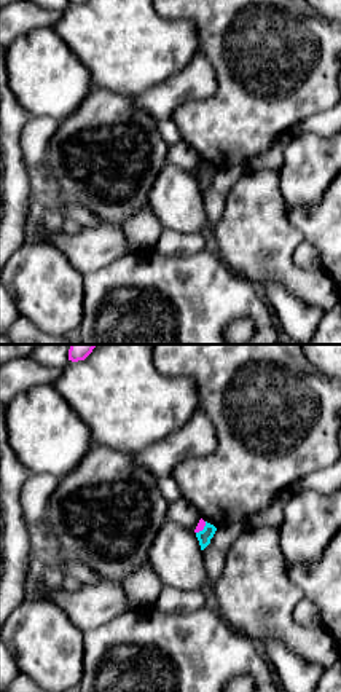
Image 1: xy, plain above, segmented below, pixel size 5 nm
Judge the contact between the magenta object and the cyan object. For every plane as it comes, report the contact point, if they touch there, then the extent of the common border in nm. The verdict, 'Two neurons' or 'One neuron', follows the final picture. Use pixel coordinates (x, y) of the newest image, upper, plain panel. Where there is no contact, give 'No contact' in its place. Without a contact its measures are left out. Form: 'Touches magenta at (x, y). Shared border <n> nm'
Touches magenta at (203, 171). Shared border 80 nm

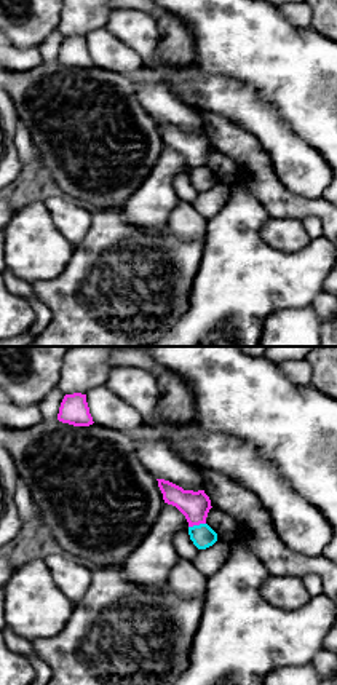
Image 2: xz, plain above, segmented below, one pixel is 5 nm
Touches magenta at (197, 166). Shared border 90 nm

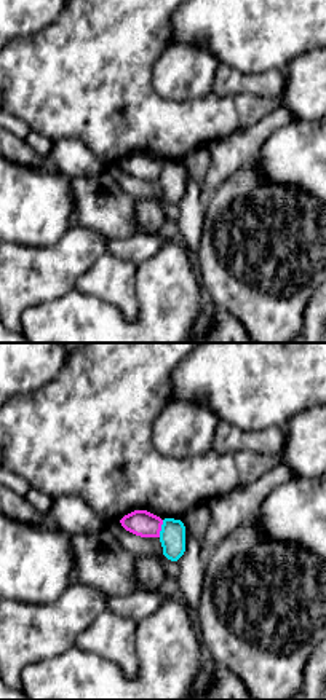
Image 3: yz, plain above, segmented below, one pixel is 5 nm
Touches magenta at (160, 171). Shared border 90 nm

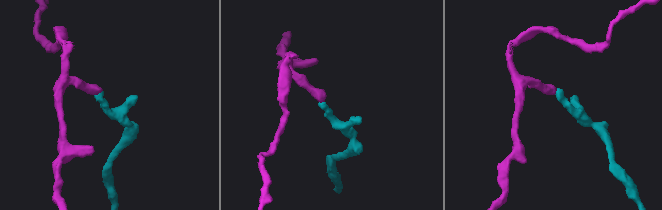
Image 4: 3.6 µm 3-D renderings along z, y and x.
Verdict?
Two neurons

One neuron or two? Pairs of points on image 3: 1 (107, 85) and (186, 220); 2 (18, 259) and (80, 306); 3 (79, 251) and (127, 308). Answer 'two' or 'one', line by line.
1: two
2: two
3: two

